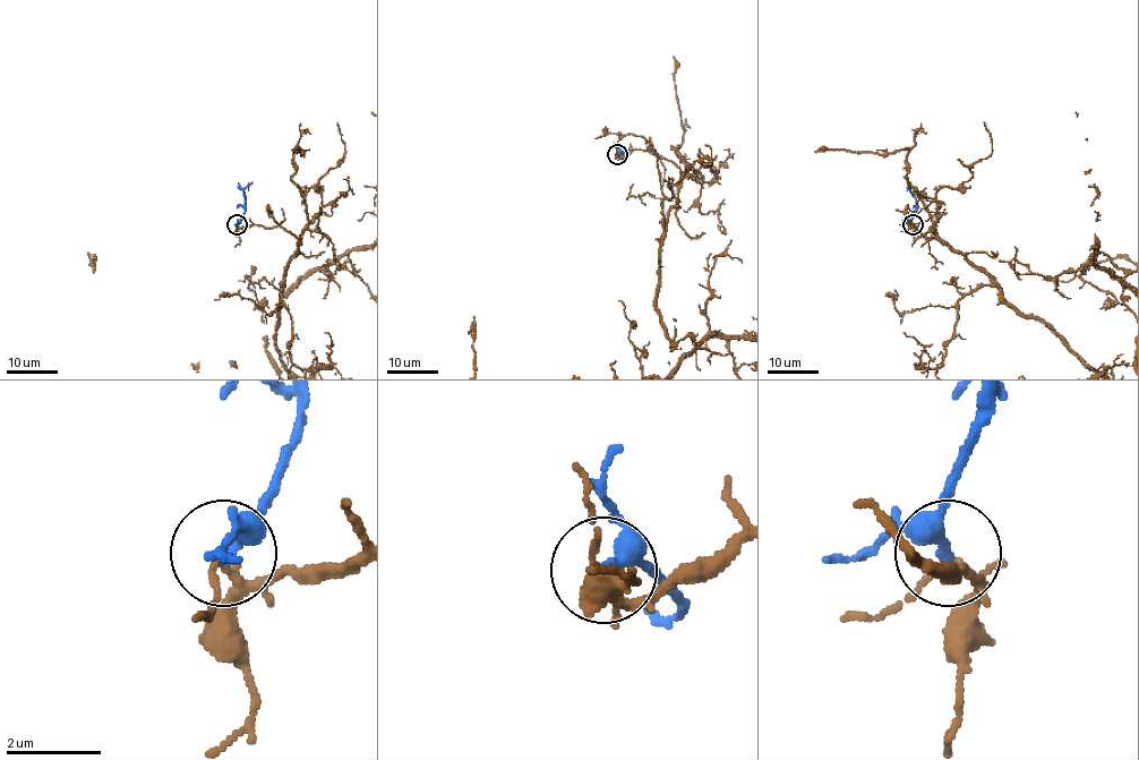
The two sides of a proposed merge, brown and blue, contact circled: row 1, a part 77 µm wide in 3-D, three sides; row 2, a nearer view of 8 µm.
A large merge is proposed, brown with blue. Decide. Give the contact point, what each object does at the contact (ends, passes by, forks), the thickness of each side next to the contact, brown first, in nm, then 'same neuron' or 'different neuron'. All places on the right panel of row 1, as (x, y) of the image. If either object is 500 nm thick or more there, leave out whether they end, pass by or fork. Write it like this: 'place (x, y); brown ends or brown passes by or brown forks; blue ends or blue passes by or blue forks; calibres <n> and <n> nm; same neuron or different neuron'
place (913, 224); brown forks; blue passes by; calibres 100 and 240 nm; different neuron

